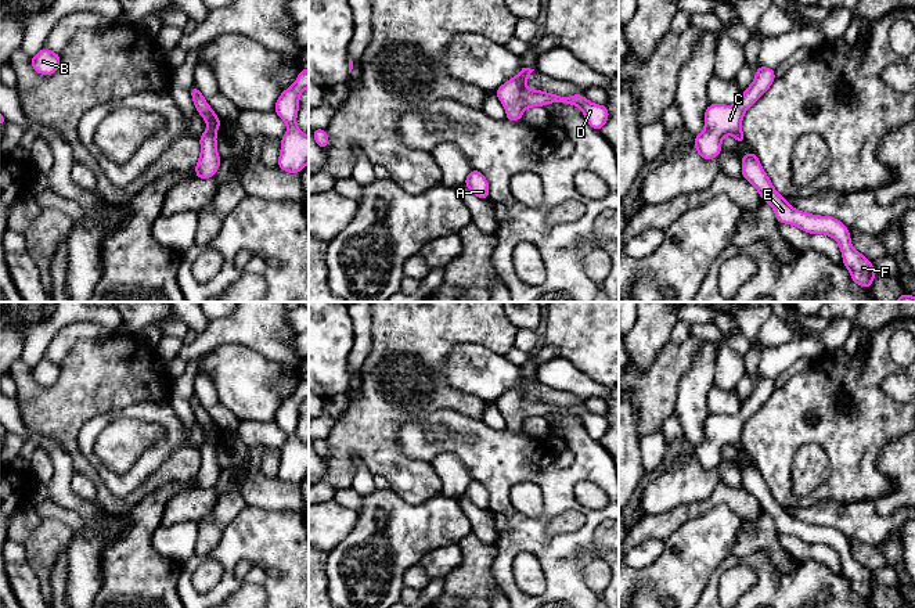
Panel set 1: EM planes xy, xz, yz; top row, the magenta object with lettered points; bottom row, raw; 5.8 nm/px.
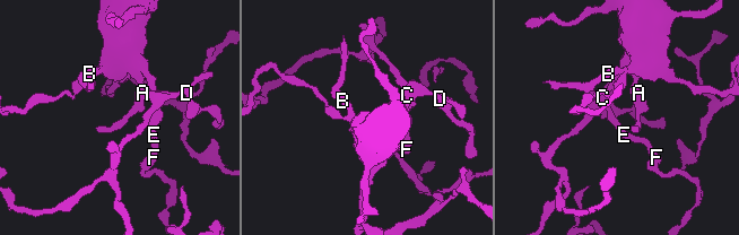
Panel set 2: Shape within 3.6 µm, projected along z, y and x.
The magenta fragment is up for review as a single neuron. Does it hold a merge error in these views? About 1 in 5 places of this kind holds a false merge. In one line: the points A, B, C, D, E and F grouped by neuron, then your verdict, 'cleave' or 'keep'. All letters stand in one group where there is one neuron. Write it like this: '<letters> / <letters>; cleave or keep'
A B C D E F; keep

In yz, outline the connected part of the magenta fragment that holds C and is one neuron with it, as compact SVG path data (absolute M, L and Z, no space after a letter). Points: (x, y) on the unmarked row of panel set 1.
M759 377L753 393L742 403L735 415L710 414L705 421L705 440L694 449L700 468L714 470L721 463L721 450L732 445L738 454L746 453L742 443L742 429L749 420L775 391L771 378Z

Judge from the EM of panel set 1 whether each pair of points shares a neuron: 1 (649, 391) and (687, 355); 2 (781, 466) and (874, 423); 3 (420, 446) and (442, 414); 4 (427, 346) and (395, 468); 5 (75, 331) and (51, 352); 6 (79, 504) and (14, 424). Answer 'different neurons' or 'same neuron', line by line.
1: same neuron
2: same neuron
3: same neuron
4: same neuron
5: same neuron
6: same neuron

